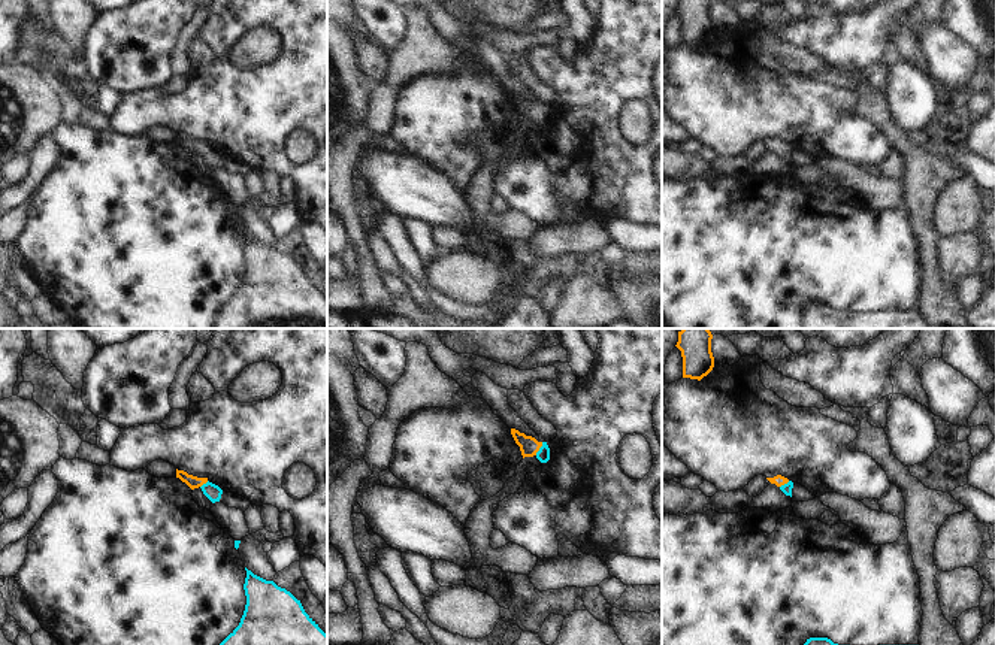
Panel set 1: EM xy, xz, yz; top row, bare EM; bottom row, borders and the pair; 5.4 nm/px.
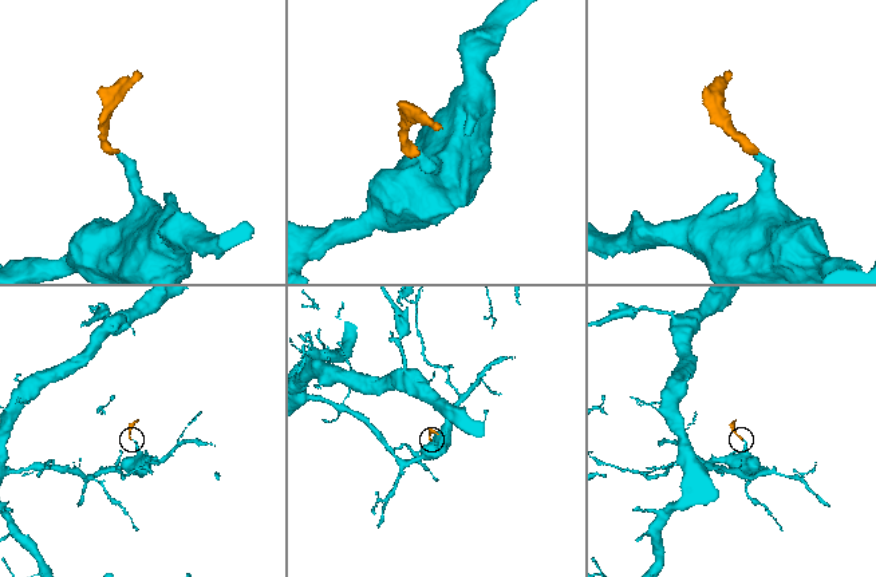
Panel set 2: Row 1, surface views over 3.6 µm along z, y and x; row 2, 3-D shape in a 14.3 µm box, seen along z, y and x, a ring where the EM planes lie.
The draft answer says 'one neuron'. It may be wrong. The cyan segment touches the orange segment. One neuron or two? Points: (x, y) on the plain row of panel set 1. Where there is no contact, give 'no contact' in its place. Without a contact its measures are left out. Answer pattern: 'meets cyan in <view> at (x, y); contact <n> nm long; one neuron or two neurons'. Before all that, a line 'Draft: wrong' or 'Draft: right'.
Draft: right
meets cyan in xz at (540, 114); contact 80 nm long; one neuron

